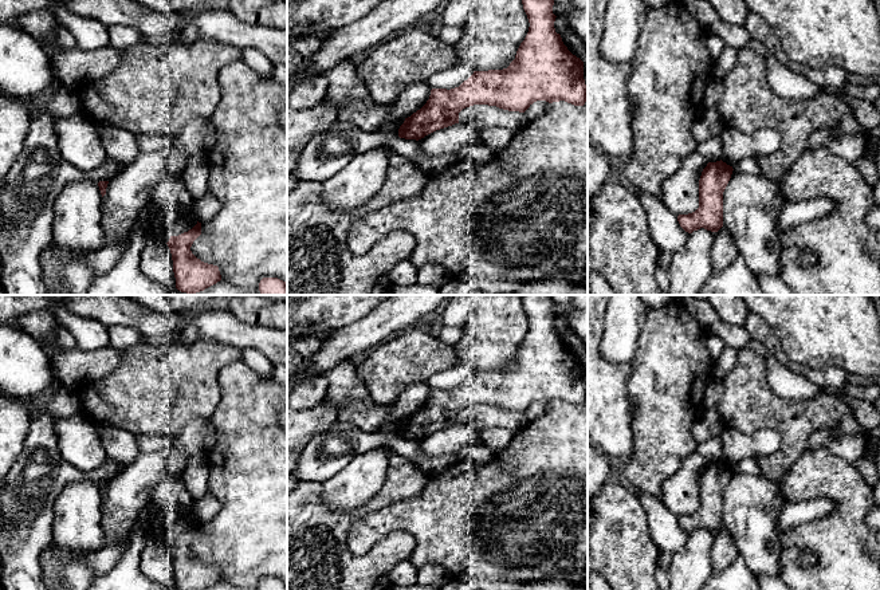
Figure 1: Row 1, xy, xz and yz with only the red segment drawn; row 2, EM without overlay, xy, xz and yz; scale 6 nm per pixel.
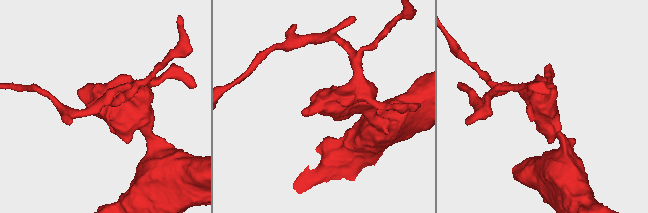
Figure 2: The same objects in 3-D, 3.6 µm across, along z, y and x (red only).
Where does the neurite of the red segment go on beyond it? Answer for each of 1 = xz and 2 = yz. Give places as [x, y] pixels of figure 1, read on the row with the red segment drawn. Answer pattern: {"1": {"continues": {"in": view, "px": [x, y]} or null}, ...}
{"1": {"continues": null}, "2": {"continues": null}}

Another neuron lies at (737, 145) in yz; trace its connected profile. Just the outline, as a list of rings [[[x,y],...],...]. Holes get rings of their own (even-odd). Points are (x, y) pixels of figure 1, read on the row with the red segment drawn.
[[[724,126],[720,138],[723,141],[722,161],[730,166],[735,166],[747,157],[769,156],[777,152],[781,145],[781,135],[774,129],[745,134],[734,127]]]

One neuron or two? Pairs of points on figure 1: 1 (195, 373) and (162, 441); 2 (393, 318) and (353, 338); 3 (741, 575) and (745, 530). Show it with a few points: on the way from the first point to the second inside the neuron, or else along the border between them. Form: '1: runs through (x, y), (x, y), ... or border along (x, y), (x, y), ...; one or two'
1: border along (136, 433), (161, 433), (169, 437); two
2: runs through (384, 319), (362, 334); one
3: border along (739, 554), (755, 575); two

